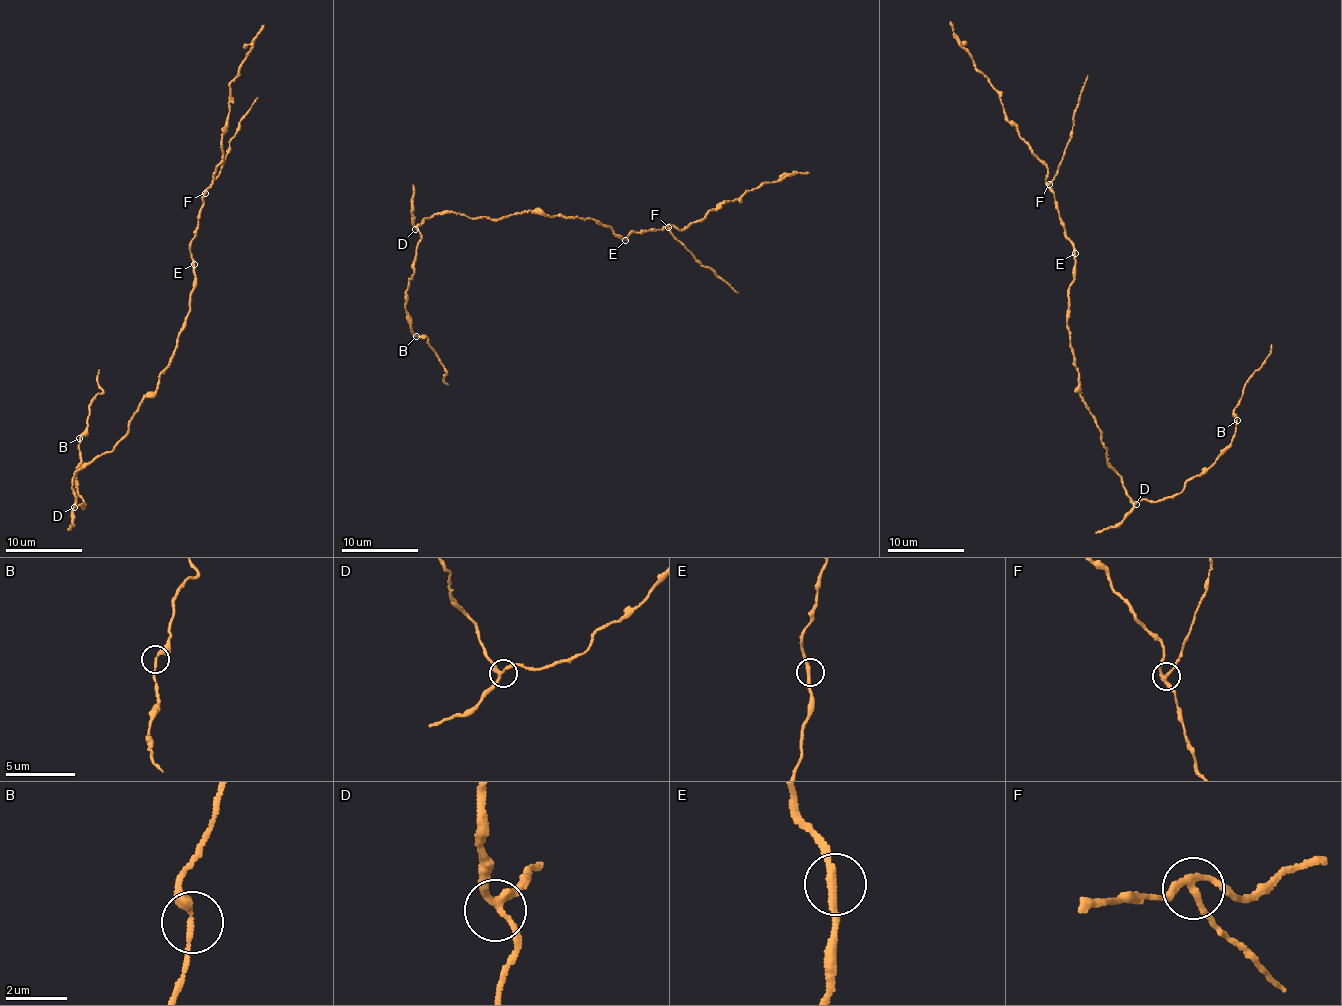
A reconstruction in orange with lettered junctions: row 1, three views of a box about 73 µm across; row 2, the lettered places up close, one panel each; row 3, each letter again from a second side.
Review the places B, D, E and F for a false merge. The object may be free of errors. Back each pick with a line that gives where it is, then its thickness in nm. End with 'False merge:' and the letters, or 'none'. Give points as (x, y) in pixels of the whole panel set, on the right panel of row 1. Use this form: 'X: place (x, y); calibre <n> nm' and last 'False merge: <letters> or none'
F: place (1049, 184); calibre 200 nm
False merge: F

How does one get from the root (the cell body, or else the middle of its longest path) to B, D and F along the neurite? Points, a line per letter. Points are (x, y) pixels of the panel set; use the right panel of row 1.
B: (1079, 375), (1082, 402), (1100, 429), (1111, 467), (1135, 503), (1182, 491), (1230, 444), (1237, 420)
D: (1079, 375), (1082, 402), (1100, 429), (1103, 444), (1108, 449), (1107, 460), (1122, 477), (1126, 494), (1136, 504)
F: (1079, 375), (1066, 321), (1075, 247), (1066, 236), (1049, 183)

